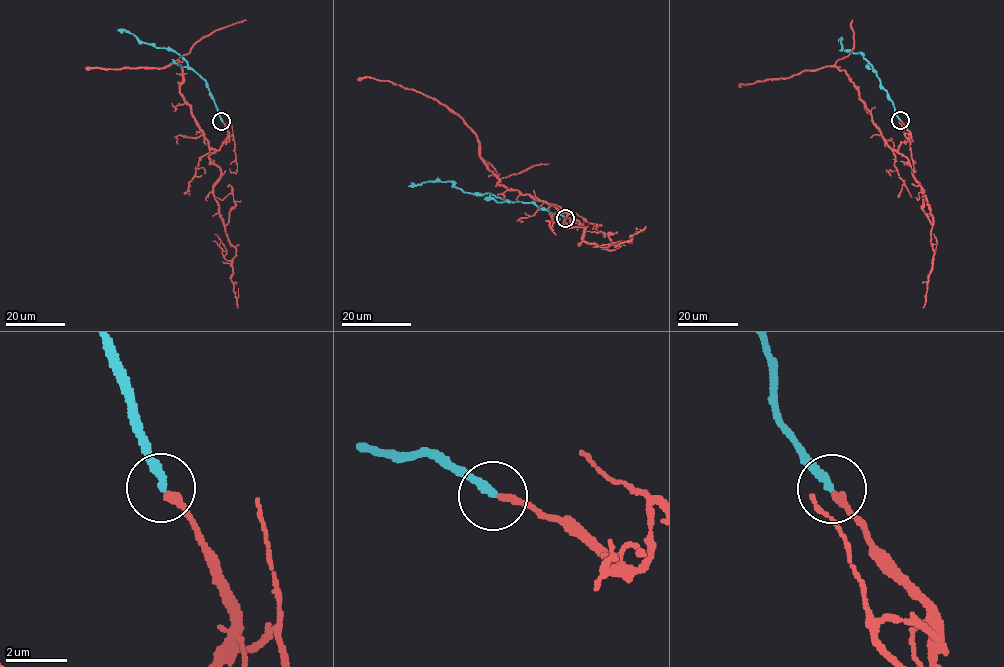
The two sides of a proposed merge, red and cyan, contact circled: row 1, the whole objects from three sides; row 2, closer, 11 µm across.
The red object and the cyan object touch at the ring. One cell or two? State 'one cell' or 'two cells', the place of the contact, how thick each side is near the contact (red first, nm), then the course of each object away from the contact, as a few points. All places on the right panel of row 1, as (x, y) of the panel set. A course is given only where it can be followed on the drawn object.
two cells; place (900, 120); calibres 220 and 260 nm; course red (901, 121), (910, 136), (897, 151), (887, 143), (849, 75), (835, 66), (740, 85); course cyan (900, 121), (873, 66), (862, 54), (843, 49), (840, 38)

